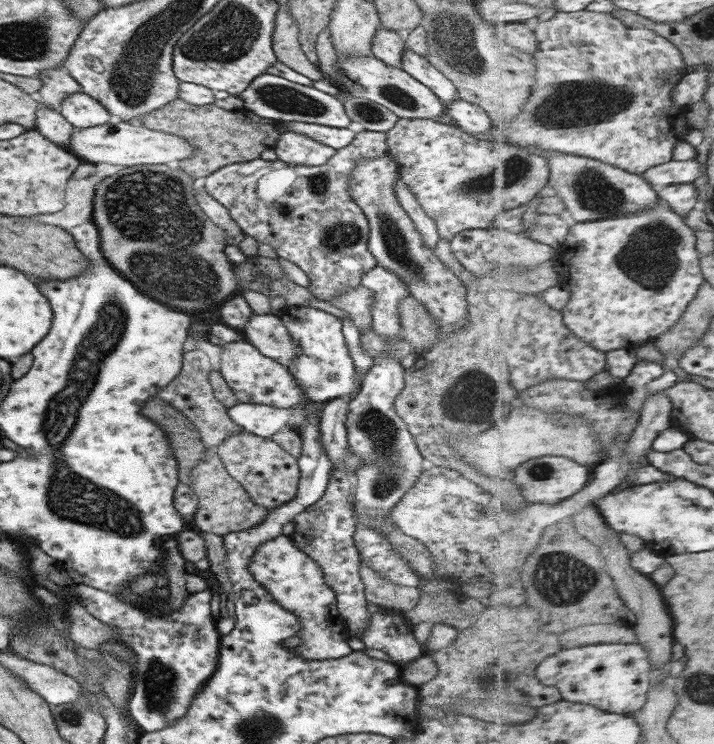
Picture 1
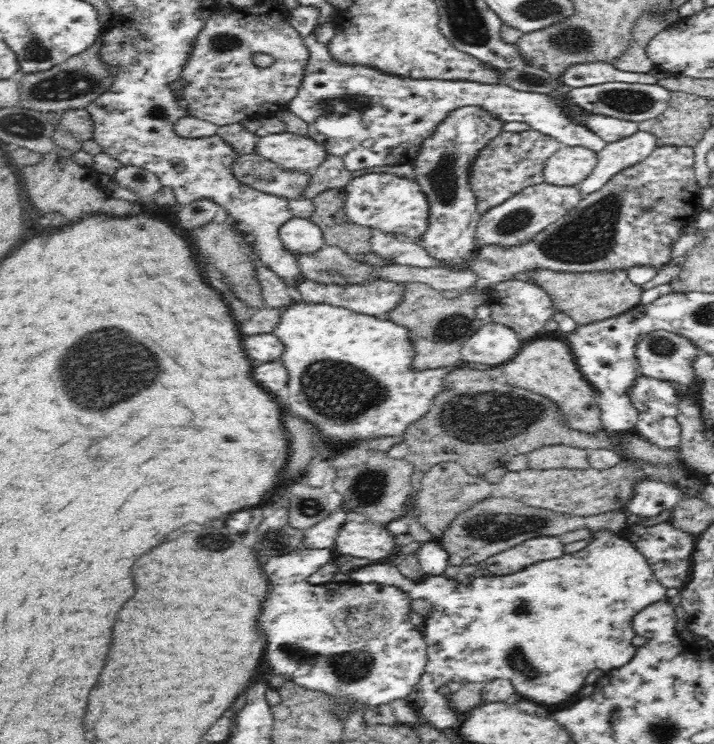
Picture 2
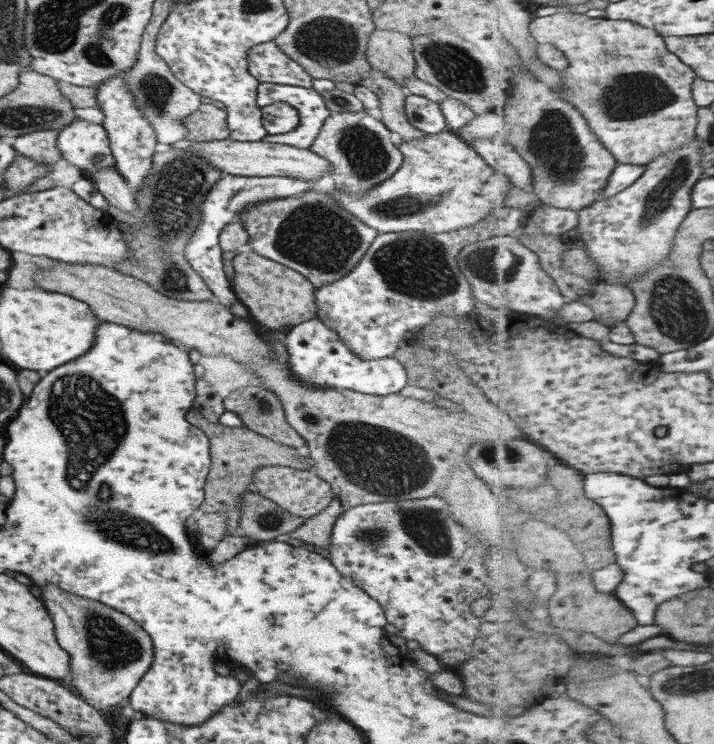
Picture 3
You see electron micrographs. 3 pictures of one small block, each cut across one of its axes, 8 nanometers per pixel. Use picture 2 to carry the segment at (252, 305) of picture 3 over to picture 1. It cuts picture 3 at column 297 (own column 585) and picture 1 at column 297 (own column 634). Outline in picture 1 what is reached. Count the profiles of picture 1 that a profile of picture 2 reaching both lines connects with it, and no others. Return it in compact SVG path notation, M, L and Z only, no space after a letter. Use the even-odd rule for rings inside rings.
M177 165L131 167L129 171L122 169L102 179L94 193L92 221L100 234L101 253L110 267L132 282L140 292L176 311L209 312L214 307L220 308L230 297L242 294L245 289L255 289L270 299L274 296L284 296L288 308L309 306L309 300L314 297L308 288L285 277L277 259L256 255L247 257L239 266L233 265L225 253L227 232L216 226L200 209L195 200L194 178L180 170ZM140 198L144 198L142 202L146 206L142 212Z

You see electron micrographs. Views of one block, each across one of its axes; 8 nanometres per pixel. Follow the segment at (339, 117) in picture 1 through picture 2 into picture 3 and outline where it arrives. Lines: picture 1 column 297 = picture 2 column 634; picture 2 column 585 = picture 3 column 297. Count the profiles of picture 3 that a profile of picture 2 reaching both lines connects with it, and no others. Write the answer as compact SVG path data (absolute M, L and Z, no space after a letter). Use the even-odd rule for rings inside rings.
M259 83L257 86L256 104L260 108L270 106L276 102L286 102L292 106L299 114L298 127L286 134L267 135L262 142L288 145L301 149L309 149L312 142L318 137L320 128L324 125L324 120L330 116L332 112L325 106L322 96L313 88L303 88L302 86L280 85L272 83Z

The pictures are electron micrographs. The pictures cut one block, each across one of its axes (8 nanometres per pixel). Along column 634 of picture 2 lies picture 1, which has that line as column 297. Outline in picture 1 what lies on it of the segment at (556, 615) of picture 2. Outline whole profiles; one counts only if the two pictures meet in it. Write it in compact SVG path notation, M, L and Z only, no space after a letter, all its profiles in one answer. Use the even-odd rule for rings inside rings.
M278 535L256 548L248 570L252 578L268 590L276 602L280 602L282 608L292 610L302 618L302 630L298 632L302 644L294 648L302 658L328 661L332 658L347 657L353 652L347 641L350 635L337 610L335 592L324 581L320 566L306 553L302 553L290 536Z

